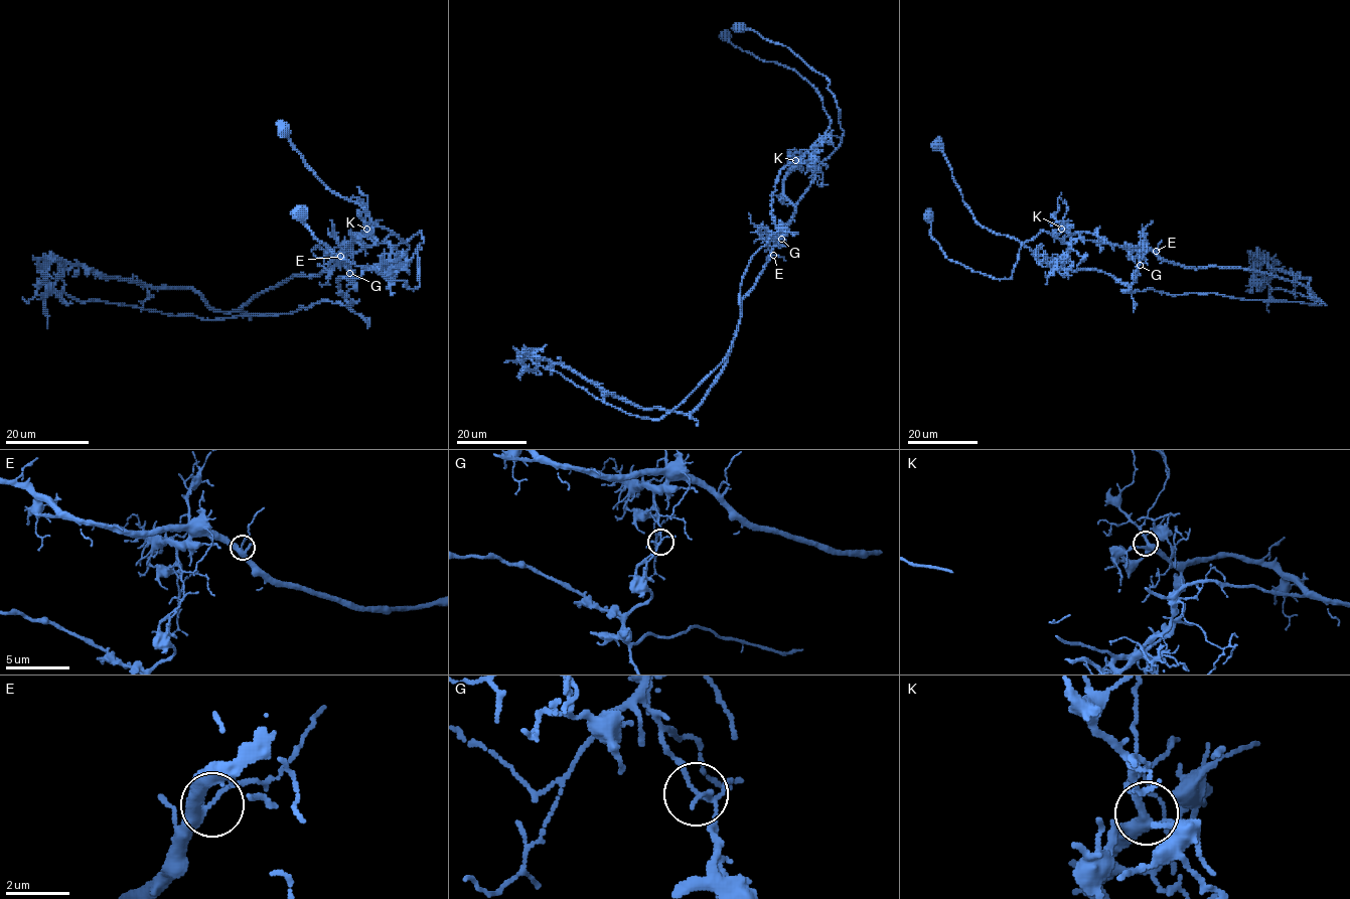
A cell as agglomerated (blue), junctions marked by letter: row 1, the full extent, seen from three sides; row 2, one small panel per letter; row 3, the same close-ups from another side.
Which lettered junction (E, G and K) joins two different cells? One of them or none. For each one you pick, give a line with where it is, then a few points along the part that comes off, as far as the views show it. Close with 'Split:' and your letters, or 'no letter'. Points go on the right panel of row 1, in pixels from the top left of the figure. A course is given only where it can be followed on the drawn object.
G: place (1140, 265); course (1140, 265), (1131, 292), (1151, 288), (1320, 305), (1271, 290), (1254, 276), (1256, 249)
Split: G

